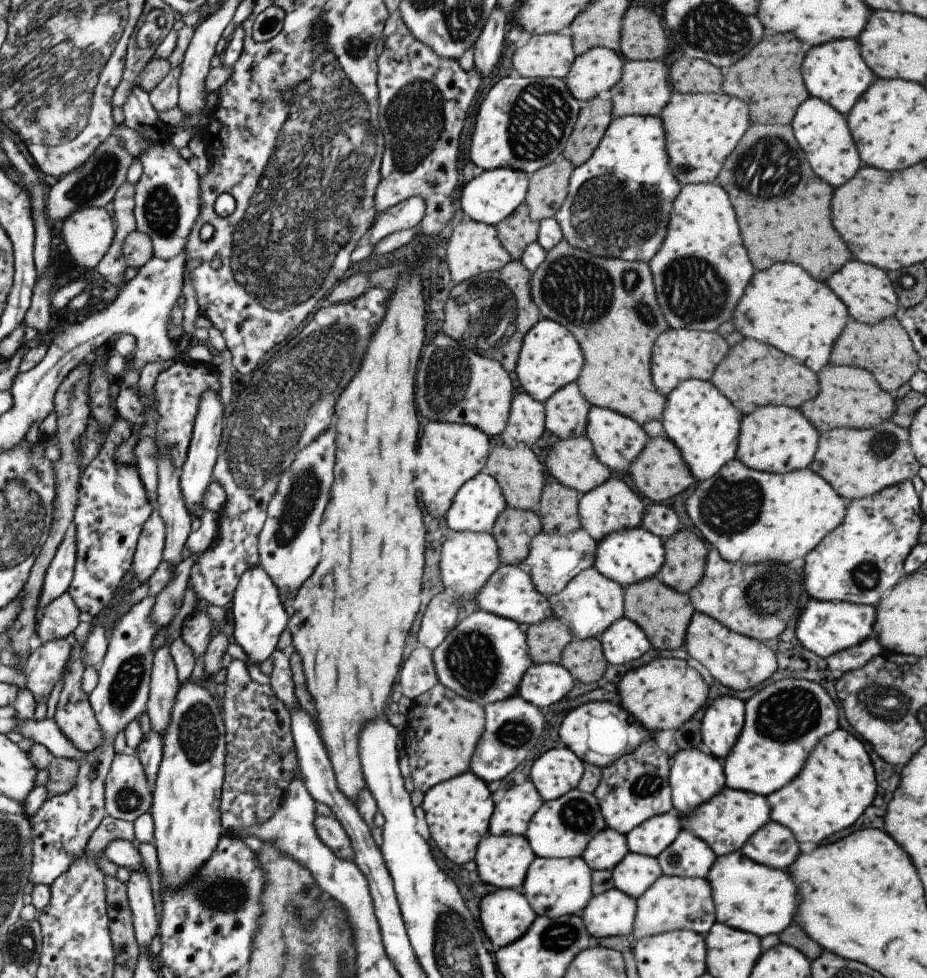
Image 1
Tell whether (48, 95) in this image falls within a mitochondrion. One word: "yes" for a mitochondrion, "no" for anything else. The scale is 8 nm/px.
yes

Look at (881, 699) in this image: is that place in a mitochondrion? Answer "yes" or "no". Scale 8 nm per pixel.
yes

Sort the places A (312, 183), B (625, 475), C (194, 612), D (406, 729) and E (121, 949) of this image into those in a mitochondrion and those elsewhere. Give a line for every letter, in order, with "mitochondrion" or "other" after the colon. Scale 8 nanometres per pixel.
A: mitochondrion
B: other
C: other
D: other
E: other

